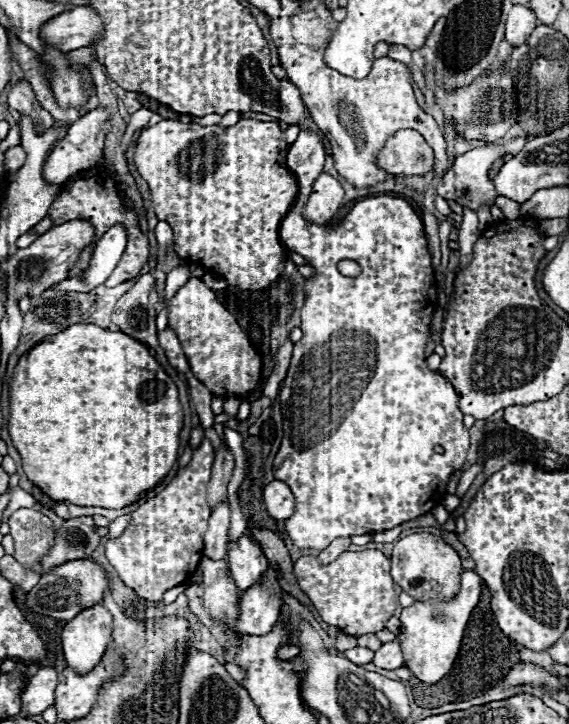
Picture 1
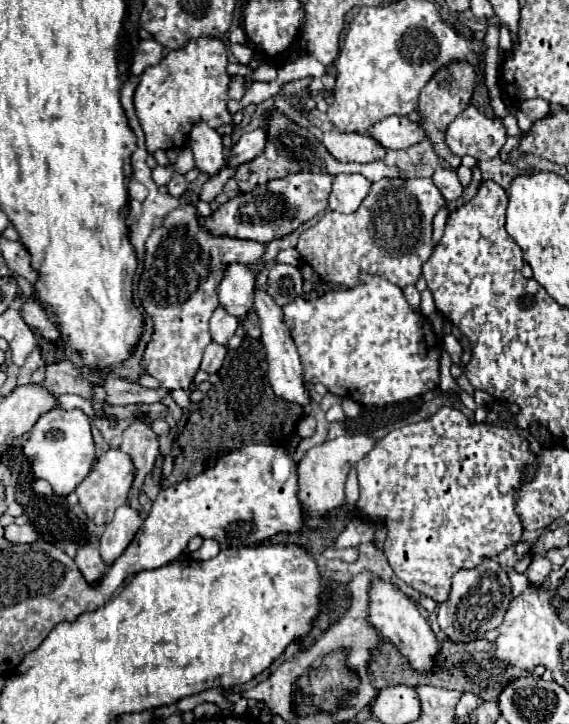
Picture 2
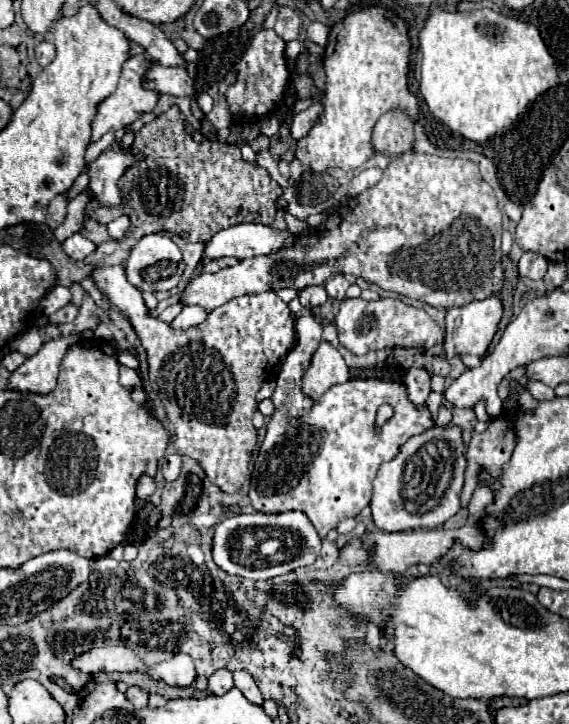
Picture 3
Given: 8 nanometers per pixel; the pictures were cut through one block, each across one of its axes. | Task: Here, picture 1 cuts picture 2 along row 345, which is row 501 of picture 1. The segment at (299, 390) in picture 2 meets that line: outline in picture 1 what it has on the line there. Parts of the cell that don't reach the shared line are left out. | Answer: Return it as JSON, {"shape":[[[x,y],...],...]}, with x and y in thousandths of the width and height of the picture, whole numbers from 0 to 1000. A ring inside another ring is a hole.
{"shape":[[[475,666],[464,674],[464,699],[482,718],[503,718],[517,707],[517,685],[499,666]]]}

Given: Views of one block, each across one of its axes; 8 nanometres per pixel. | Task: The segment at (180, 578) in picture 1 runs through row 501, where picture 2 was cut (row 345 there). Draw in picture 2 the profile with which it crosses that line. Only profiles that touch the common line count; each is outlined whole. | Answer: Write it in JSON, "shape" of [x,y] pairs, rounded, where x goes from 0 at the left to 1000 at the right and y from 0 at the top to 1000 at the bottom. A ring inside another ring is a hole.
{"shape":[[[316,285],[288,298],[285,309],[267,318],[257,334],[257,359],[243,406],[253,428],[271,442],[271,461],[253,483],[253,503],[260,517],[281,525],[292,539],[341,539],[341,517],[351,508],[359,481],[373,472],[366,442],[383,423],[380,395],[390,387],[394,365],[422,359],[439,367],[464,351],[464,337],[373,326],[348,301],[351,296],[341,285]]]}

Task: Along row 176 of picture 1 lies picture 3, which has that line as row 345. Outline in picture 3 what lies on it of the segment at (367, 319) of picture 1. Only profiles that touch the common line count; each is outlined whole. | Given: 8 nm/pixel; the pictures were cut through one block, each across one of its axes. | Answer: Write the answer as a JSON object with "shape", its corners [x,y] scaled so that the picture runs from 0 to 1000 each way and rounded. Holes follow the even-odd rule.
{"shape":[[[552,436],[520,439],[520,470],[541,470],[534,481],[513,481],[499,497],[485,525],[485,539],[478,544],[482,572],[475,575],[467,605],[457,616],[457,627],[450,633],[450,646],[443,652],[439,671],[439,693],[453,707],[485,710],[503,704],[534,707],[559,738],[569,743],[580,732],[587,732],[605,715],[626,715],[640,699],[647,699],[654,688],[654,663],[671,638],[689,635],[699,627],[699,619],[724,602],[742,599],[745,594],[763,588],[763,577],[745,558],[745,564],[731,564],[717,552],[717,539],[703,525],[671,525],[671,522],[619,522],[605,530],[587,530],[569,541],[566,550],[548,552],[531,541],[531,517],[541,508],[541,497],[548,497],[552,483],[566,470],[566,450]],[[671,558],[685,558],[692,575],[671,588],[668,599],[657,599],[661,569]]]}

